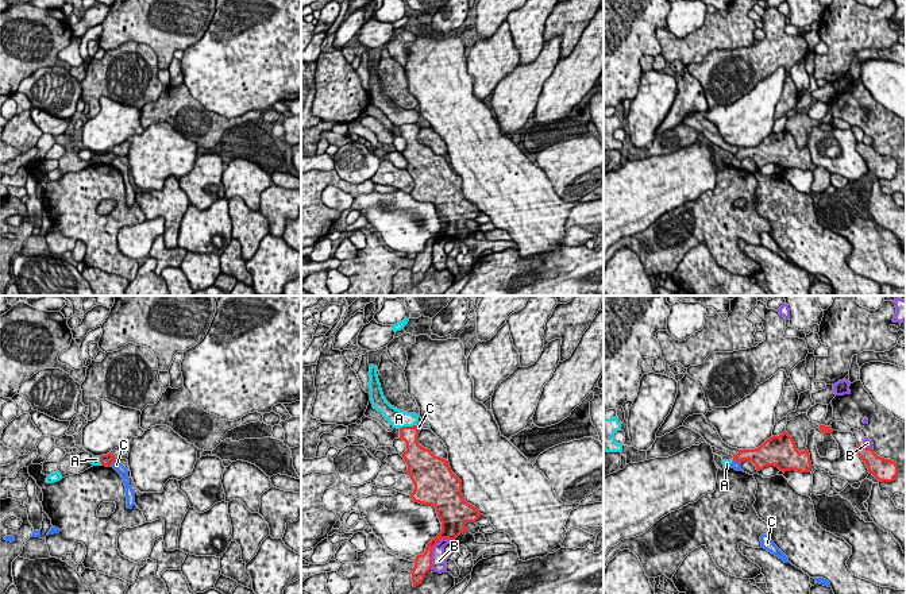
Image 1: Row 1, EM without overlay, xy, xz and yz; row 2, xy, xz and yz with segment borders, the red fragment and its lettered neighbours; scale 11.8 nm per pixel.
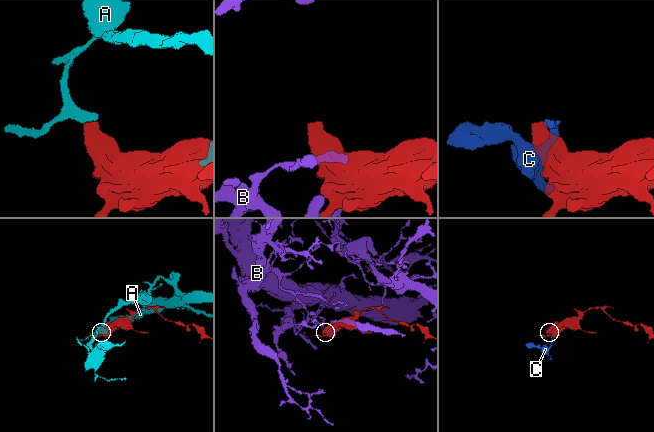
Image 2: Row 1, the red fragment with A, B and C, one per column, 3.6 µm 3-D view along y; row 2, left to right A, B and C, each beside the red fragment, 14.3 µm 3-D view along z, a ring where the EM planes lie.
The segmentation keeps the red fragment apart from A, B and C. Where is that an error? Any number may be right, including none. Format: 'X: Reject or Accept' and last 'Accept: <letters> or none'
A: Reject
B: Reject
C: Reject
Accept: none

